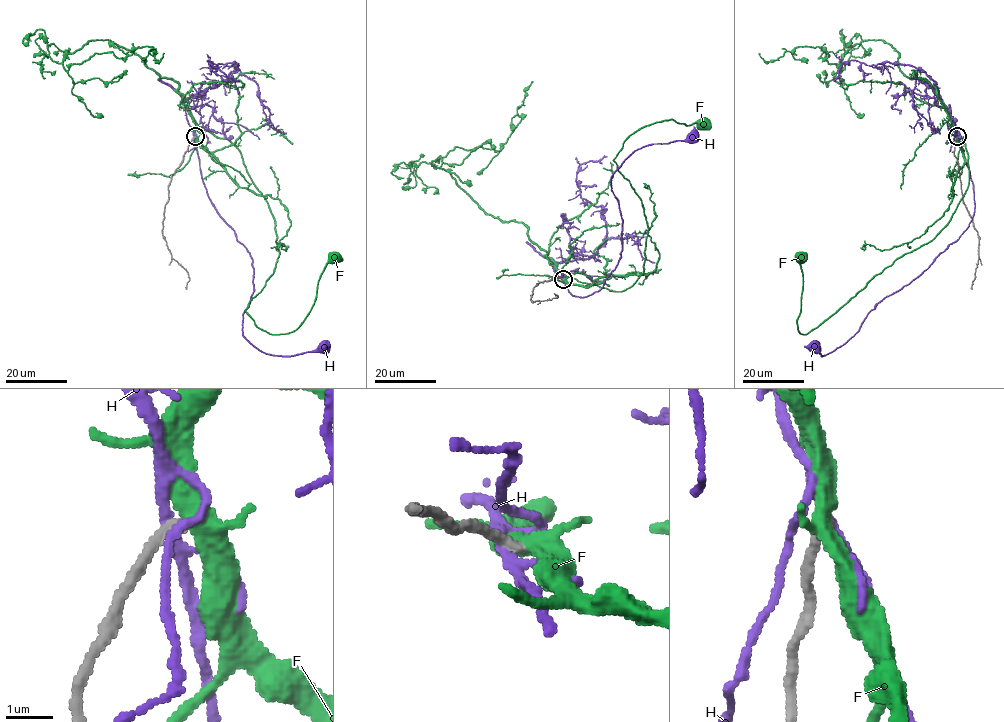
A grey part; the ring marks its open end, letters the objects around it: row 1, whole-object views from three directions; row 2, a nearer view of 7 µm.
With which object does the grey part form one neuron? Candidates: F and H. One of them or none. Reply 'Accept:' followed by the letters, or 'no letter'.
Accept: no letter

